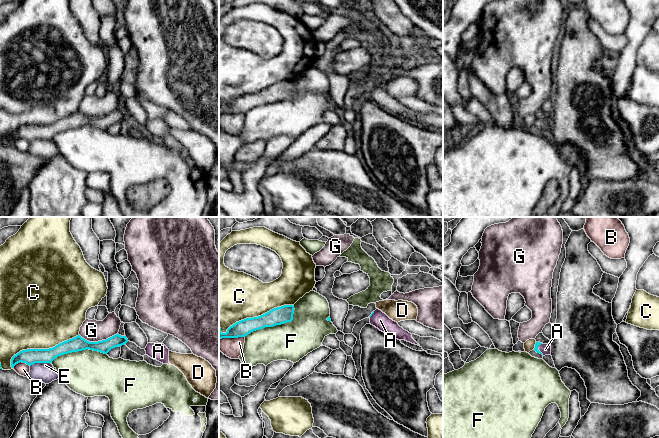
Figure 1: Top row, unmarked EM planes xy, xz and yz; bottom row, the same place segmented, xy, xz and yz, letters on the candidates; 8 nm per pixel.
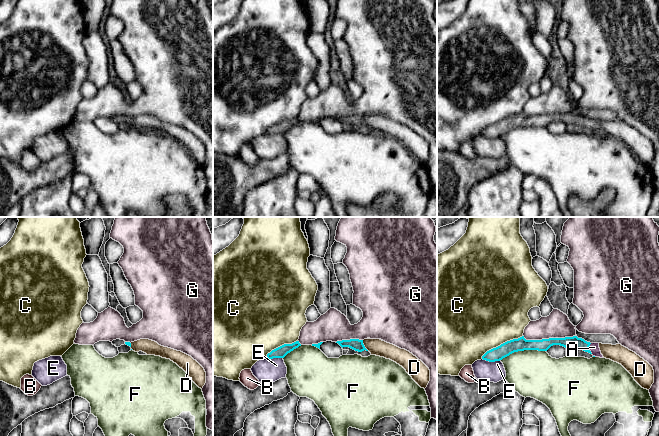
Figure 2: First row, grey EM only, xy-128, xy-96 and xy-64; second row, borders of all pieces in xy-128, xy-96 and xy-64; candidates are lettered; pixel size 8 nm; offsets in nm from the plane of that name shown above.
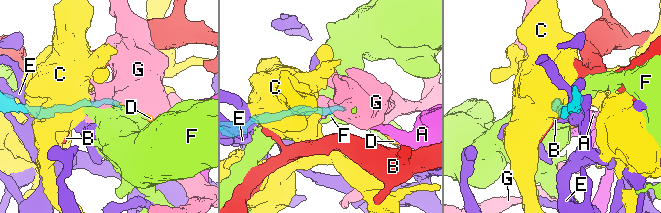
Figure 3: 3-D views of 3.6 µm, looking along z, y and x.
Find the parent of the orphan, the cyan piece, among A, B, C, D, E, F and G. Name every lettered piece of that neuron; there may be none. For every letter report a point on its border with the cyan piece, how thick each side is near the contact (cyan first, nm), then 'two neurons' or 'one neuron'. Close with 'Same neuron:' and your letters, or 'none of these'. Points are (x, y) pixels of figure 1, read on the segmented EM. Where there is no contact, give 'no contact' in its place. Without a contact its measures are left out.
A: meets cyan in yz at (537, 349); 40 nm thick on the cyan side, 90 nm on the other; one neuron
B: meets cyan in xy at (20, 361); 130 nm thick on the cyan side, 100 nm on the other; two neurons
C: meets cyan in xz at (255, 317); 140 nm thick on the cyan side, 420 nm on the other; two neurons
D: meets cyan in yz at (535, 346); 40 nm thick on the cyan side, 90 nm on the other; two neurons
E: meets cyan in xy at (40, 362); 130 nm thick on the cyan side, 160 nm on the other; two neurons
F: meets cyan in xz at (274, 325); 140 nm thick on the cyan side, 320 nm on the other; two neurons
G: meets cyan in xy at (98, 341); 120 nm thick on the cyan side, 180 nm on the other; two neurons
Same neuron: A

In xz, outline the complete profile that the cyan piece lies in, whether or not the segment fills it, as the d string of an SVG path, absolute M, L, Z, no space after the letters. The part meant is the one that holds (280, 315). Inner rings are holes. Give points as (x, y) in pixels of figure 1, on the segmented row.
M284 305L274 308L261 316L246 318L236 322L227 329L226 333L222 333L219 327L219 340L222 338L245 337L251 332L265 327L273 327L291 322L293 320L294 310L293 305Z

